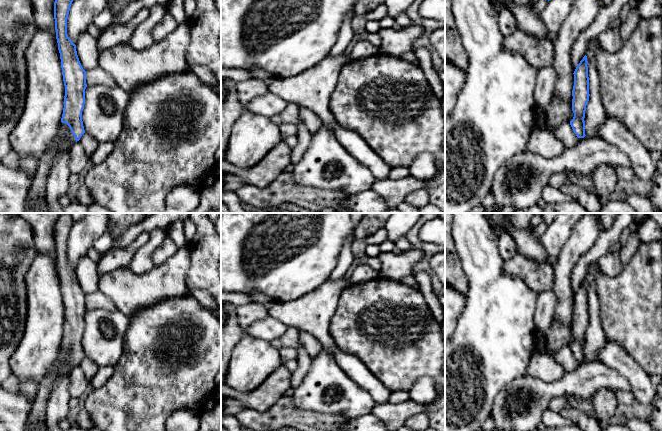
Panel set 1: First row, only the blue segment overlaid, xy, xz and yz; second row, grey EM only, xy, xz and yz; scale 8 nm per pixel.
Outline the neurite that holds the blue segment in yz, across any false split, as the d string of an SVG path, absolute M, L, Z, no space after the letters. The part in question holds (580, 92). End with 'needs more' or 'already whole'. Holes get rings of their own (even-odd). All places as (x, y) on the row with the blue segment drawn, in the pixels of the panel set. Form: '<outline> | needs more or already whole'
M585 55L574 71L574 86L572 90L572 111L574 113L570 125L578 138L585 135L585 111L589 101L588 61Z | already whole

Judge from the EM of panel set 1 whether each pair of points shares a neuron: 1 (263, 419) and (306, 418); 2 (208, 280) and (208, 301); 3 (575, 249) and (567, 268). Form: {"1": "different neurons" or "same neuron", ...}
{"1": "same neuron", "2": "different neurons", "3": "same neuron"}

